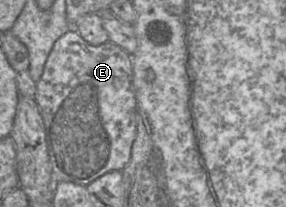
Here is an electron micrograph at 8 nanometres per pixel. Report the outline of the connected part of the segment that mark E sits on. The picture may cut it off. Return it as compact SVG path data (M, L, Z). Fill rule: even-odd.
M71 29L54 43L45 63L43 74L36 84L35 101L39 107L45 126L46 142L54 183L71 182L77 185L87 186L110 171L122 171L126 167L137 133L138 104L133 90L132 58L130 54L126 53L119 46L110 41L99 46L93 46L86 42L76 29Z

